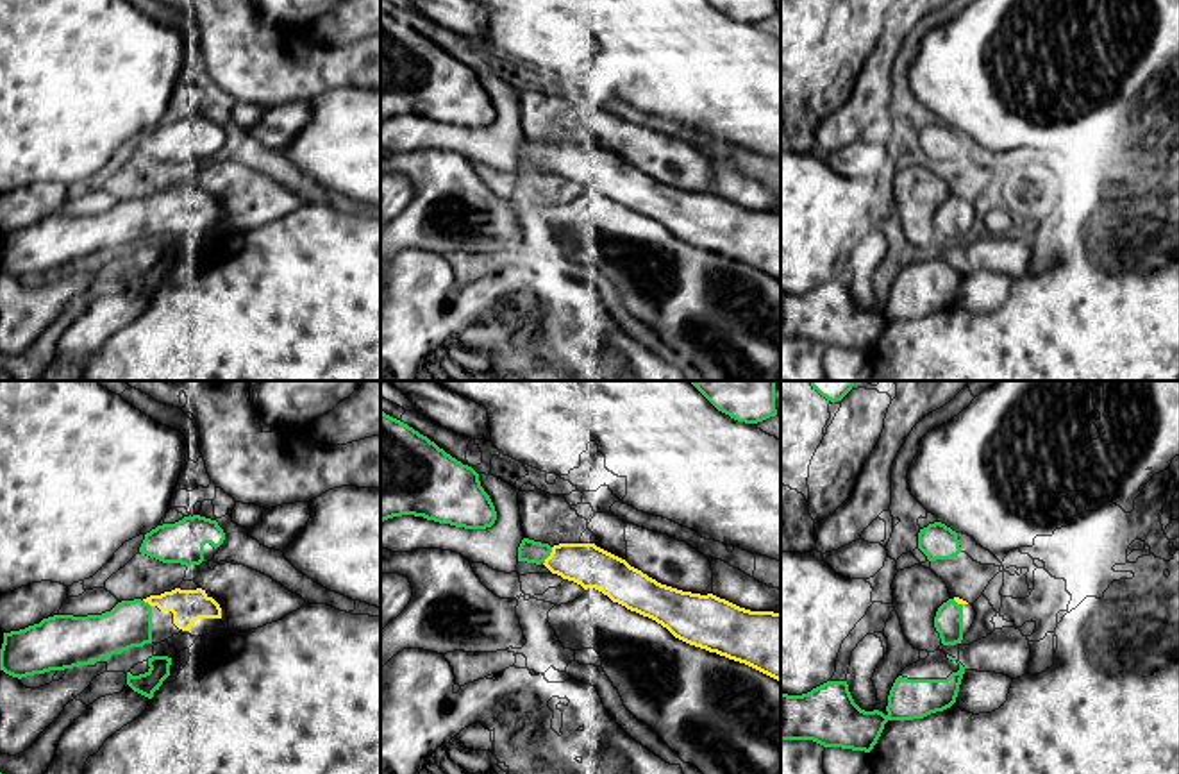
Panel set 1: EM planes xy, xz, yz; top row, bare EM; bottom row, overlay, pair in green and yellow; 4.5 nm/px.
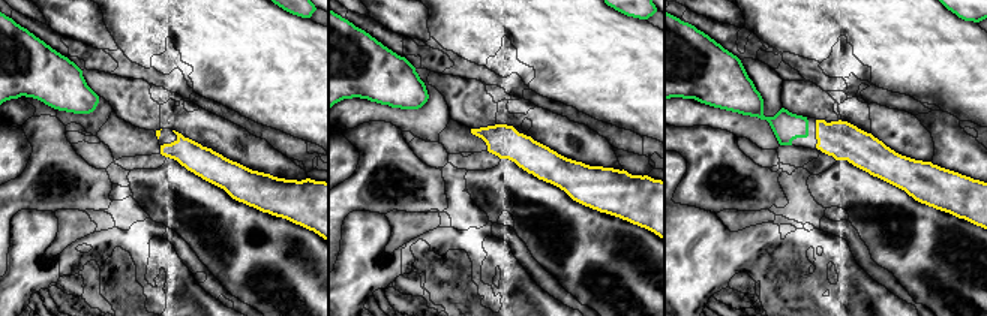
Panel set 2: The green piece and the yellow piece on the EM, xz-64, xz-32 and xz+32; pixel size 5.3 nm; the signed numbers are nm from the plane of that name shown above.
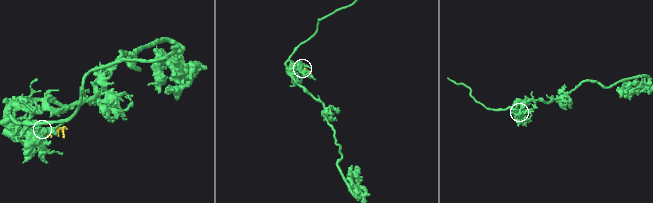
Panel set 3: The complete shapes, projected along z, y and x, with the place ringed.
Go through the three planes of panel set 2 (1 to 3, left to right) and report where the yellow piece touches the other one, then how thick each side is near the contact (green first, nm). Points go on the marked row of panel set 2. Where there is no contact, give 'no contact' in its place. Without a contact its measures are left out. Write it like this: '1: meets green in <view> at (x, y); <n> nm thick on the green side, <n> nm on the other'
1: no contact
2: no contact
3: no contact

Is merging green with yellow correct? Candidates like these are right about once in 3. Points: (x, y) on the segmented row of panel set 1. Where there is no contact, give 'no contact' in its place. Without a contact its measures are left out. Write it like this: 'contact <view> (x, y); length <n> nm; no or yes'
contact xz (549, 555); length 90 nm; yes

